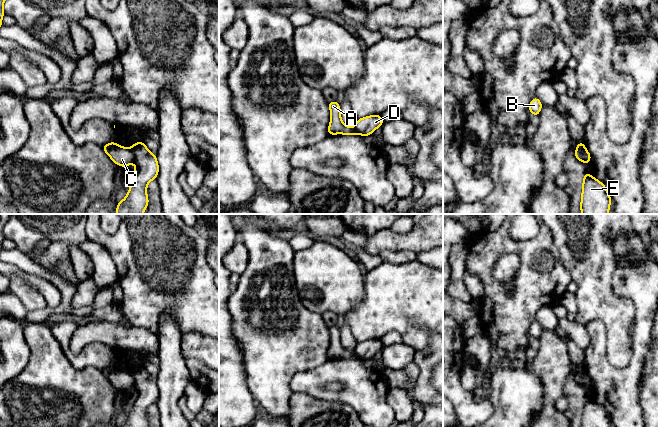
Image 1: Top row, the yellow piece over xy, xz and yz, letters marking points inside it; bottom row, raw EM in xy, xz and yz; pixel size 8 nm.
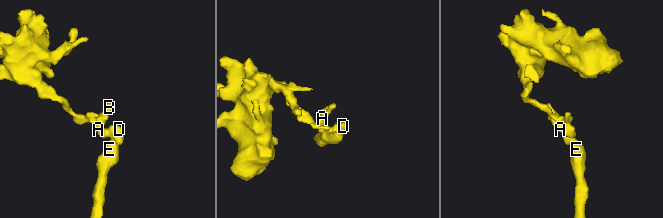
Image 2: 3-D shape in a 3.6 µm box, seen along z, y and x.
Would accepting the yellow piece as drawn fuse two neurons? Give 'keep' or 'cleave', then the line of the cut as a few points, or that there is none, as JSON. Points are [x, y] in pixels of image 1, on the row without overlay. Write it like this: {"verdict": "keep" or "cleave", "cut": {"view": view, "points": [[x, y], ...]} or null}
{"verdict": "cleave", "cut": {"view": "xy", "points": [[130, 372], [133, 377], [133, 387]]}}

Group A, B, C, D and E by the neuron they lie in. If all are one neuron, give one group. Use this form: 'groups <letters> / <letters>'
groups A B C / D E

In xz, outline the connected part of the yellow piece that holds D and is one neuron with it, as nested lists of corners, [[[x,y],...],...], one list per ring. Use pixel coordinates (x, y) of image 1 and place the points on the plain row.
[[[370,339],[363,342],[358,342],[354,349],[357,357],[363,361],[372,359],[372,357],[384,348],[381,339]]]

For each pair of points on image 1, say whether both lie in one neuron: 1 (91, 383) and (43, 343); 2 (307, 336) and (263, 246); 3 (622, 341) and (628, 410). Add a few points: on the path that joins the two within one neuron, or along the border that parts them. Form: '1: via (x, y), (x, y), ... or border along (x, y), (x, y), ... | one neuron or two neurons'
1: via (78, 383), (51, 356) | one neuron
2: via (285, 314), (269, 293), (269, 268) | one neuron
3: border along (632, 344), (627, 365), (614, 367), (609, 363) | two neurons

